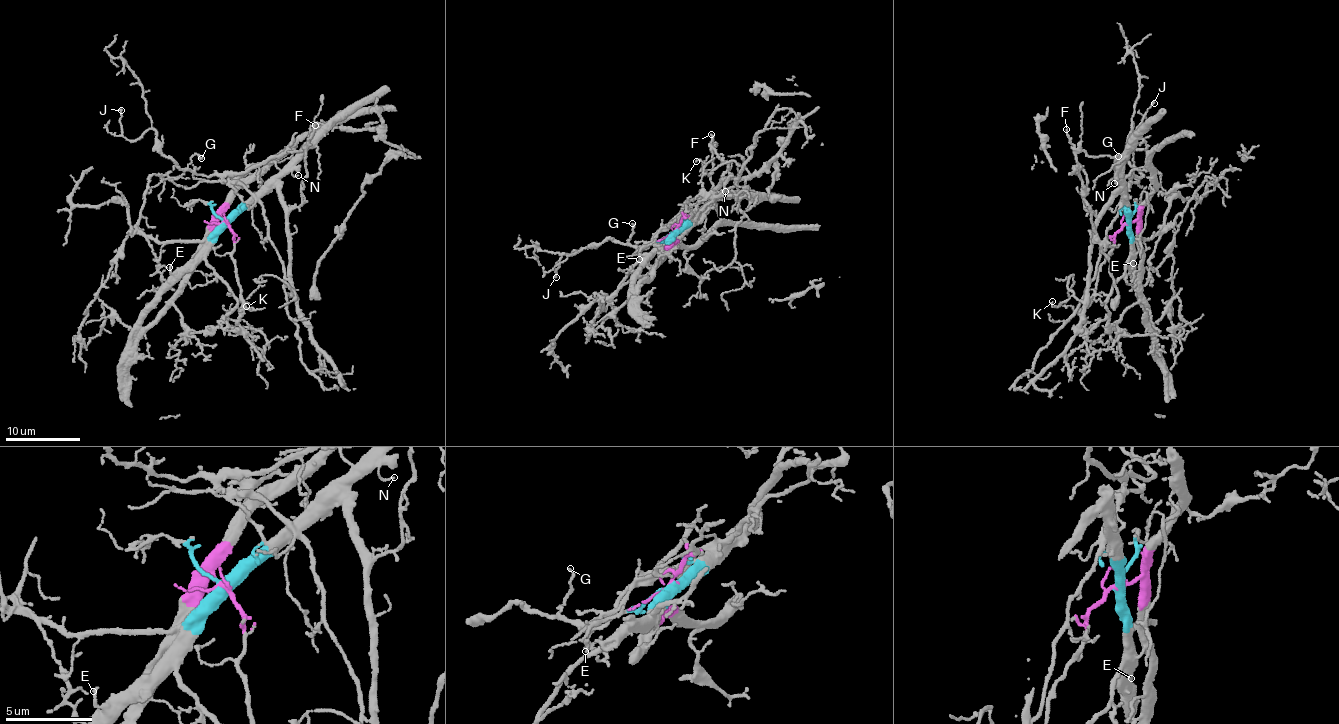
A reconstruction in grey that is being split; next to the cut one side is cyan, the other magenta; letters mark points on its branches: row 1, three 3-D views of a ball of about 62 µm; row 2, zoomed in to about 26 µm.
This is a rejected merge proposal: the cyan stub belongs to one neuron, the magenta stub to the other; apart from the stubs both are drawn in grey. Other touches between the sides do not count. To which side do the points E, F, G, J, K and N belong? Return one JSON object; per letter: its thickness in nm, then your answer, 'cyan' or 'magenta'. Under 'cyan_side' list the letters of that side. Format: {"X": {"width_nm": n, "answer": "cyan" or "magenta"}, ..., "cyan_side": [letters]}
{"E": {"width_nm": 120, "answer": "cyan"}, "F": {"width_nm": 140, "answer": "cyan"}, "G": {"width_nm": 140, "answer": "magenta"}, "J": {"width_nm": 130, "answer": "magenta"}, "K": {"width_nm": 130, "answer": "magenta"}, "N": {"width_nm": 110, "answer": "cyan"}, "cyan_side": ["E", "F", "N"]}

